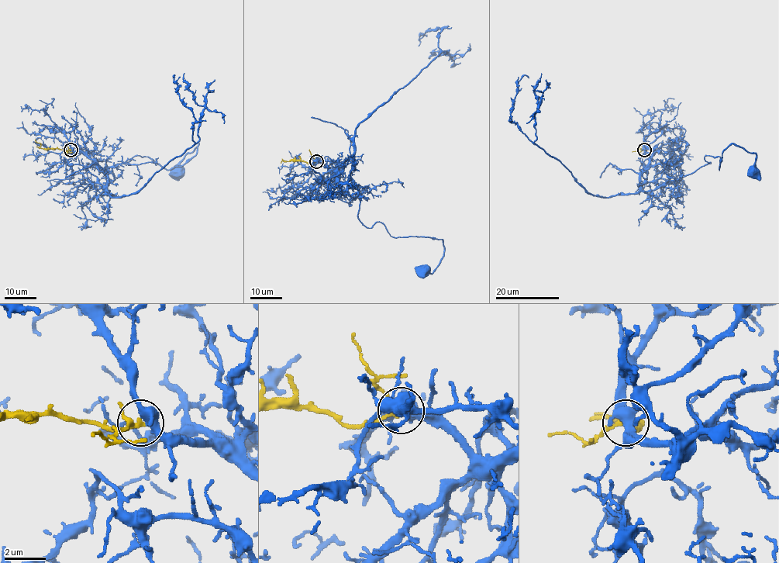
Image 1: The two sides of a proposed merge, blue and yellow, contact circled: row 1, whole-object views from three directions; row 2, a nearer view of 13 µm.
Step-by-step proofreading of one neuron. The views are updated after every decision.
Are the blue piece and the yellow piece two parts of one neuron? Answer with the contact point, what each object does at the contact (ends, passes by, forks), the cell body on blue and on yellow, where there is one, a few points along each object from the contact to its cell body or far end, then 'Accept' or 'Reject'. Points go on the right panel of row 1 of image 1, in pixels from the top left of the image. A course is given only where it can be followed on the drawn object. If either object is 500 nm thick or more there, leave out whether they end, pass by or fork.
Place: (644, 150). Soma of blue: (754, 172). Soma of yellow: none. Course of blue: (644, 149), (642, 191), (704, 156), (719, 170), (732, 143), (756, 154), (755, 171). Course of yellow: (644, 150), (646, 150), (643, 149), (646, 139). Accept

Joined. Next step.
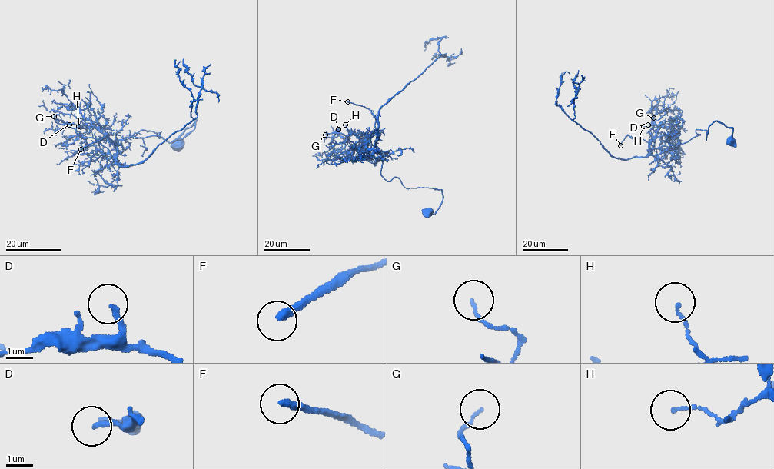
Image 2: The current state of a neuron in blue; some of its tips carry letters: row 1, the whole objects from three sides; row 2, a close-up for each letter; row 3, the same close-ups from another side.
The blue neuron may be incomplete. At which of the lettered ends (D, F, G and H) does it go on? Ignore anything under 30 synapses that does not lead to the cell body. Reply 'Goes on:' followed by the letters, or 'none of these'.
Goes on: F

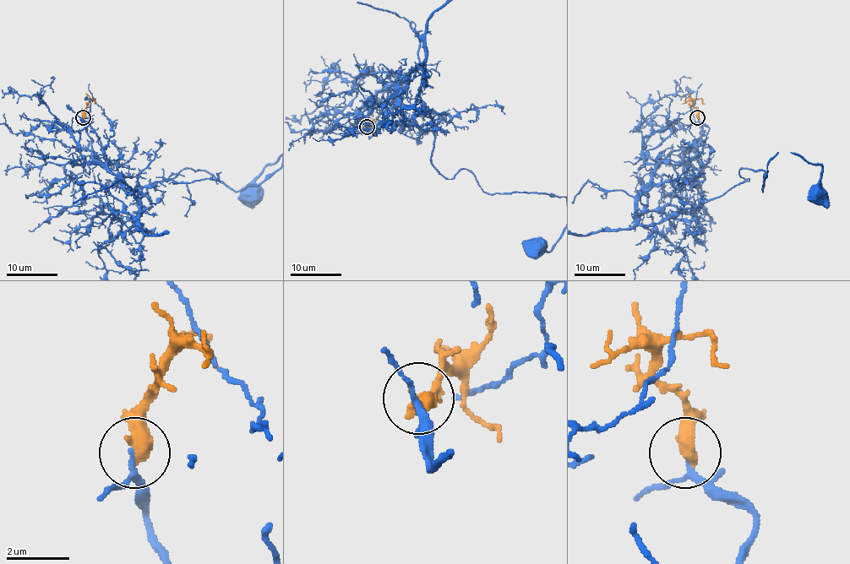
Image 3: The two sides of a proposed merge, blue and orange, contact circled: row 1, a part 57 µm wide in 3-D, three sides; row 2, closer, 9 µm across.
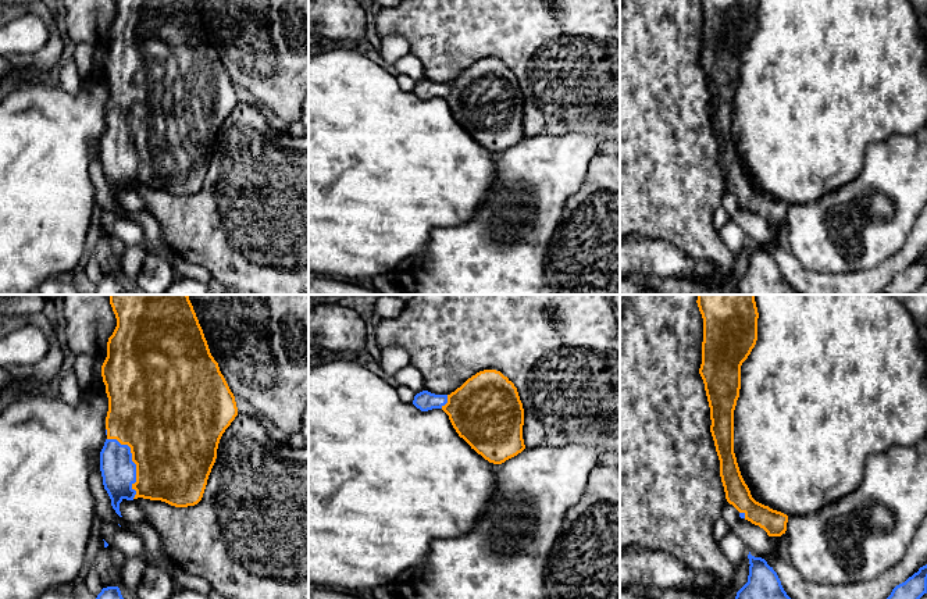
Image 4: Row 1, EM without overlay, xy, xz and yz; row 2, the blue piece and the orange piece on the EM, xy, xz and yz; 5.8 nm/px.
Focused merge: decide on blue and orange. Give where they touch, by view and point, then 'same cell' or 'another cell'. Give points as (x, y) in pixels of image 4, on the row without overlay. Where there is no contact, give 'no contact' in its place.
contact xy (132, 150); same cell

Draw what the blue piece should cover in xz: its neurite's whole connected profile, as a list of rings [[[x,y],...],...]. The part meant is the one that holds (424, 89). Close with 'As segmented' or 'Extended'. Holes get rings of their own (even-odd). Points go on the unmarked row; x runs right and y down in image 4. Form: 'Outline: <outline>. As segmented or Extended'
Outline: [[[479,60],[450,83],[423,79],[413,93],[421,100],[442,97],[459,125],[489,151],[502,153],[525,138],[523,92],[500,60]]]. Extended

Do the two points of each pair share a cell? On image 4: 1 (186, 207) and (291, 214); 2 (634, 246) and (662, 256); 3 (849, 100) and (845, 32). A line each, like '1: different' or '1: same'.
1: same
2: same
3: same

